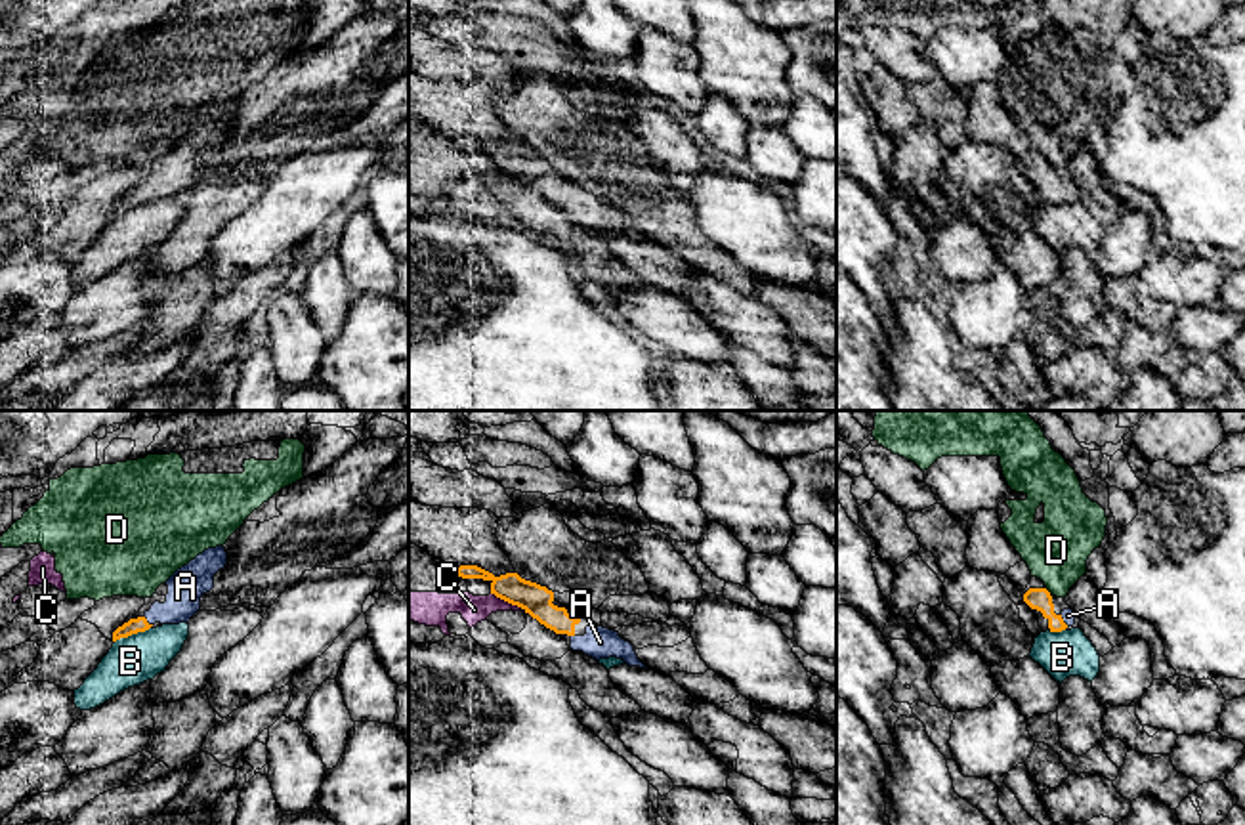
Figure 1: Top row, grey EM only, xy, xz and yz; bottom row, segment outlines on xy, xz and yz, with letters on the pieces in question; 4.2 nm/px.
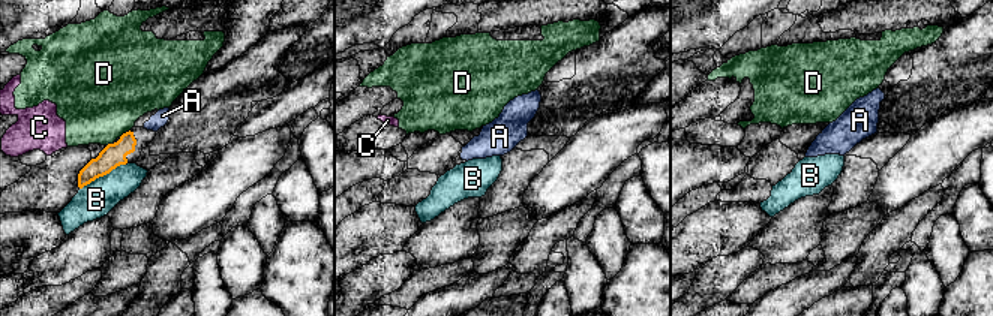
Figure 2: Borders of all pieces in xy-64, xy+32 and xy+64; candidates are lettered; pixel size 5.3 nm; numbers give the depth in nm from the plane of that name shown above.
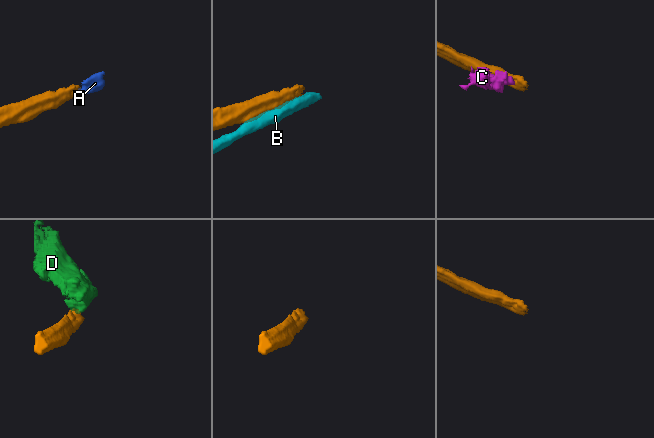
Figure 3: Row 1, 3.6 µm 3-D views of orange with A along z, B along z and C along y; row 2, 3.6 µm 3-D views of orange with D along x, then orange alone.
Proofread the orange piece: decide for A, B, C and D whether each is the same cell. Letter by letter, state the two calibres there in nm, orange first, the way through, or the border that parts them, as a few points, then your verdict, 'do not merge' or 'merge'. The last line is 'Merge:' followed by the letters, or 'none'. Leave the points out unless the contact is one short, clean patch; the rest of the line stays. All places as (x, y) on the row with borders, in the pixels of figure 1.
A: calibres 60 and 160 nm; way xy (134, 625), (146, 621), (163, 612), (186, 587); merge
B: calibres 60 and 200 nm; do not merge
C: calibres 130 and 120 nm; border xz (491, 592), (526, 610); do not merge
D: calibres 100 and 260 nm; border yz (1045, 589), (1051, 592); do not merge
Merge: A

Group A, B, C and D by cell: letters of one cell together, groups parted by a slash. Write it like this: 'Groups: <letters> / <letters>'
Groups: A / B / C D

